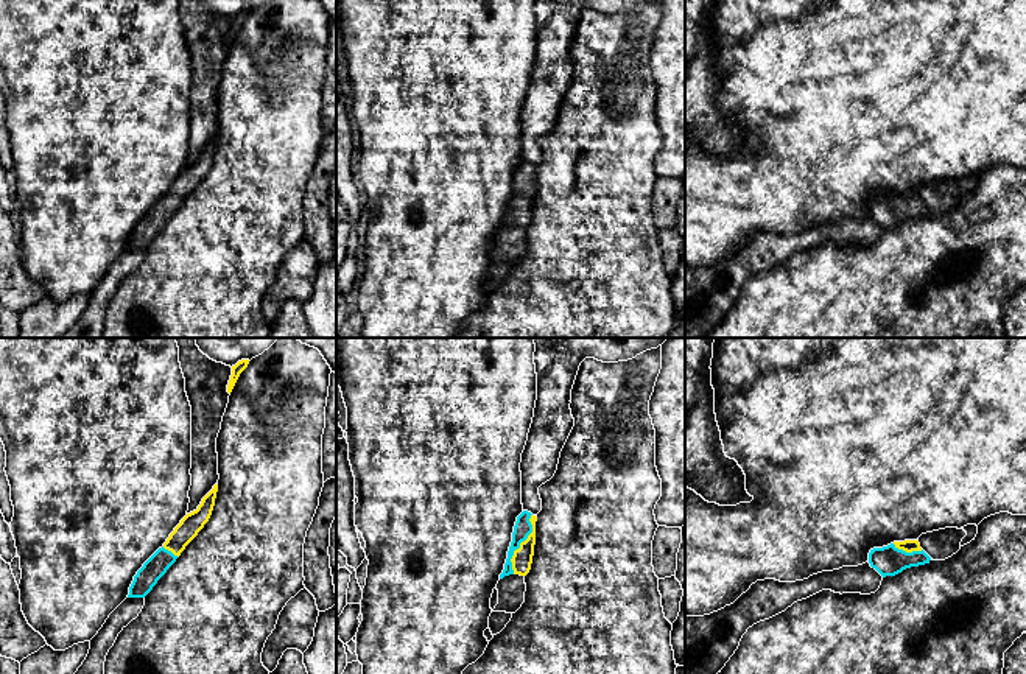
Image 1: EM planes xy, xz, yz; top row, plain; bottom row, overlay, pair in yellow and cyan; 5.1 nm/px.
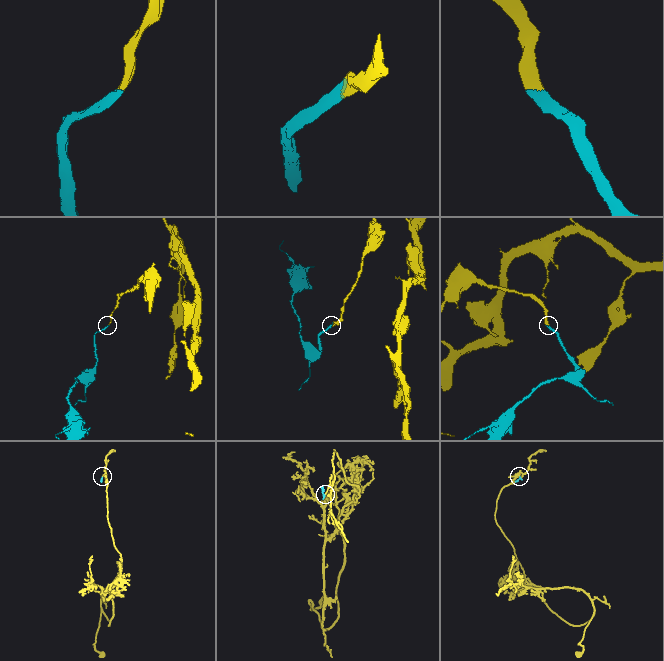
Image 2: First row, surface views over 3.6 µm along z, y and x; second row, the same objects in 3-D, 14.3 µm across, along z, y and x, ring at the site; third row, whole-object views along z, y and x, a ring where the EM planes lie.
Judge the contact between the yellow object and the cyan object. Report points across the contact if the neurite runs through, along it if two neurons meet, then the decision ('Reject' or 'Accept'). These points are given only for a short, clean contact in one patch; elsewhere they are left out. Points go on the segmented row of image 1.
Path across: xz (522, 559), (520, 544), (523, 528). Accept

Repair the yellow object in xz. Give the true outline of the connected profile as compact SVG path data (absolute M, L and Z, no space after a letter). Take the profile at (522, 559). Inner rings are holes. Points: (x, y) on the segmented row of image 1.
M523 511L517 517L508 559L500 579L509 574L526 576L529 573L536 545L536 521L537 517L528 511Z

